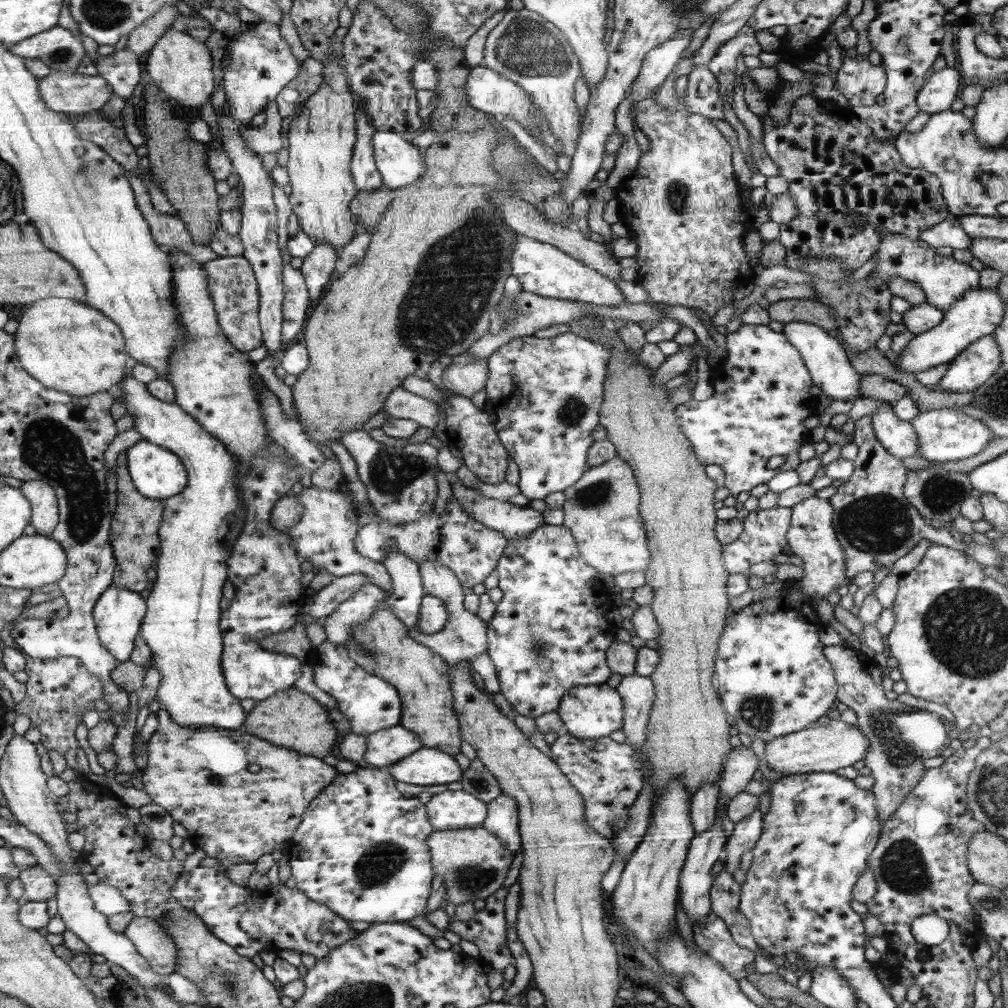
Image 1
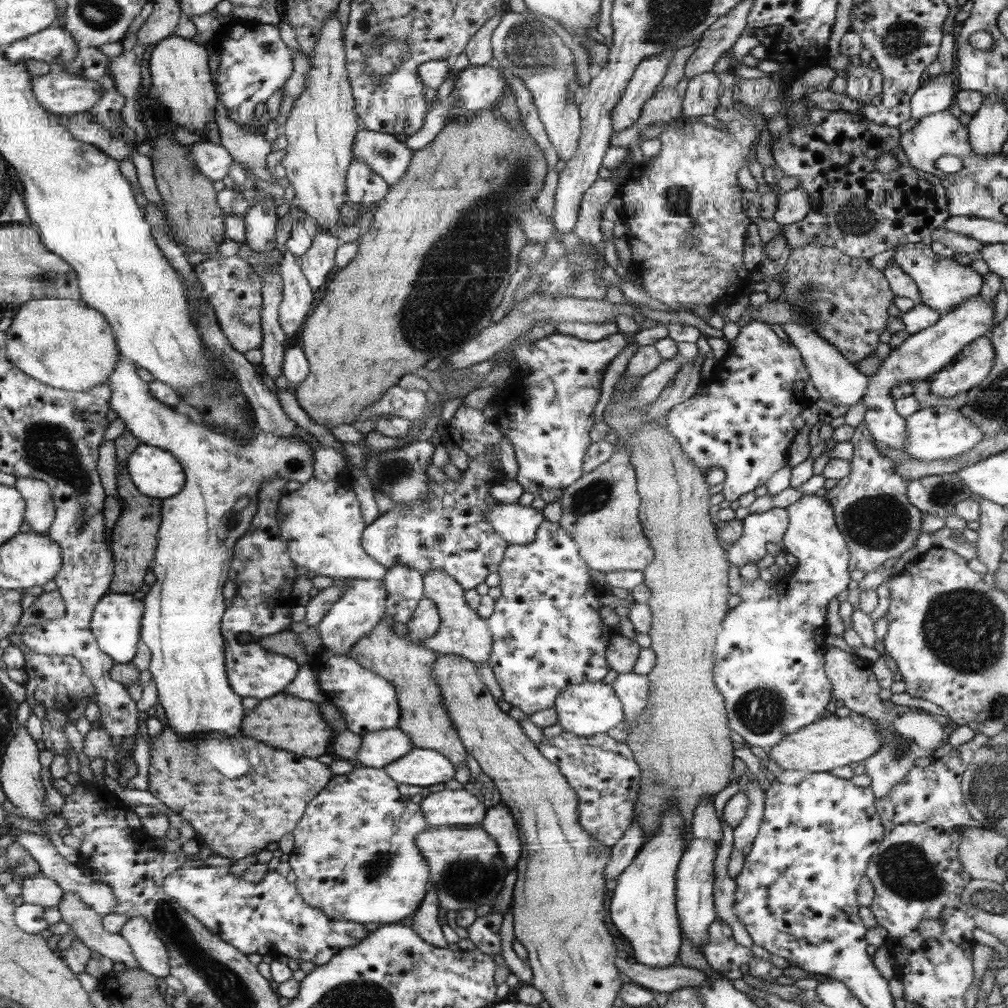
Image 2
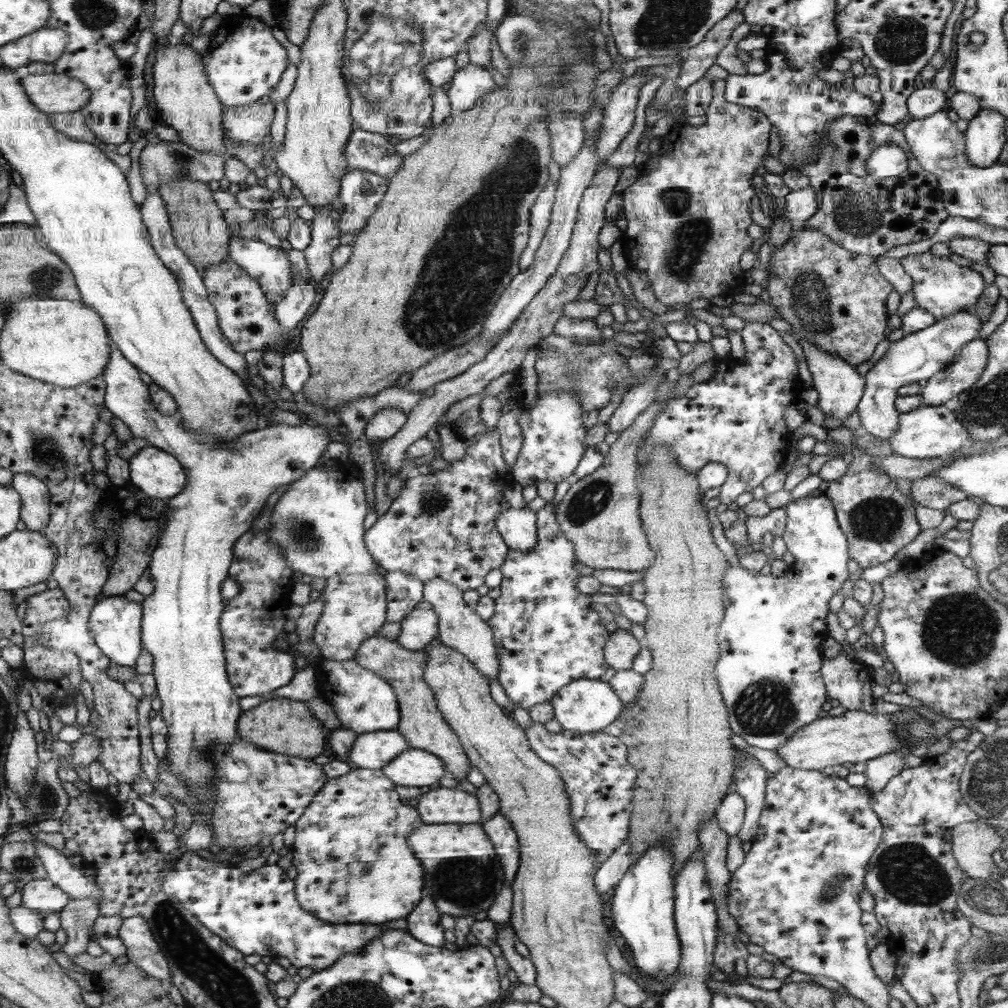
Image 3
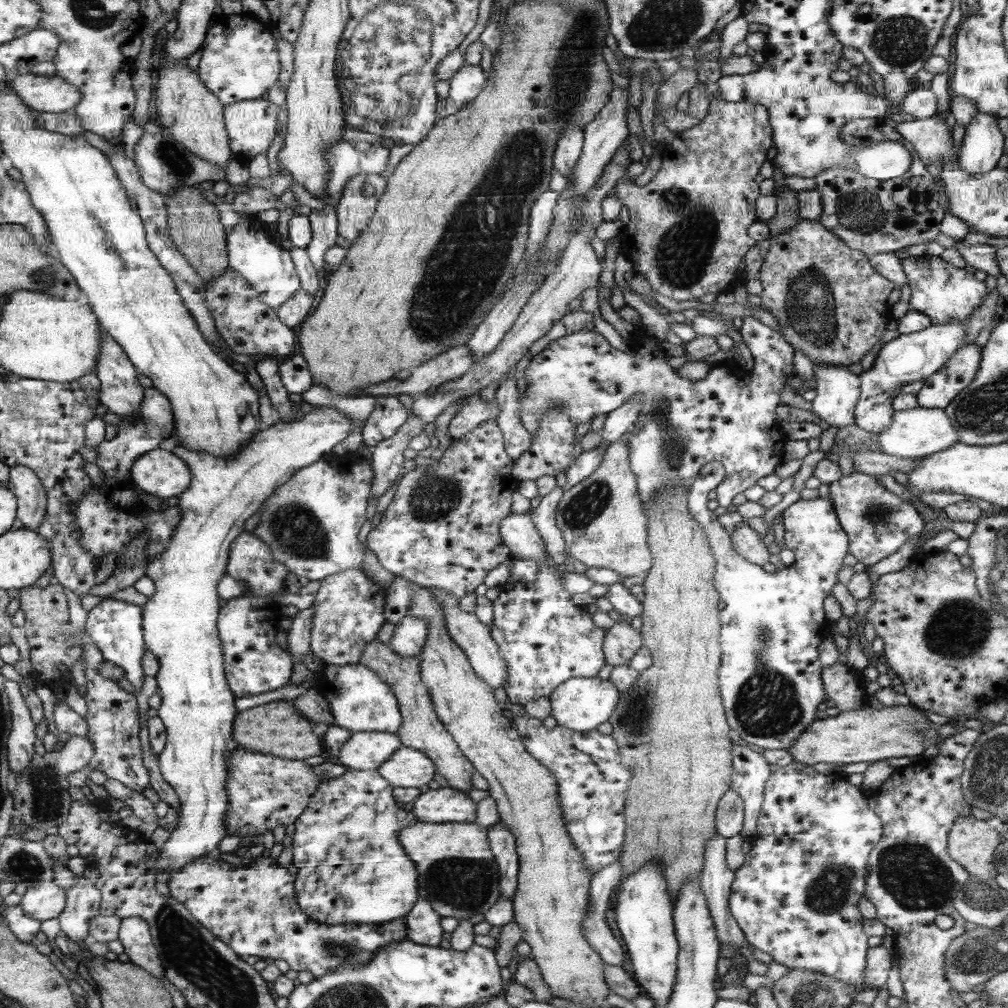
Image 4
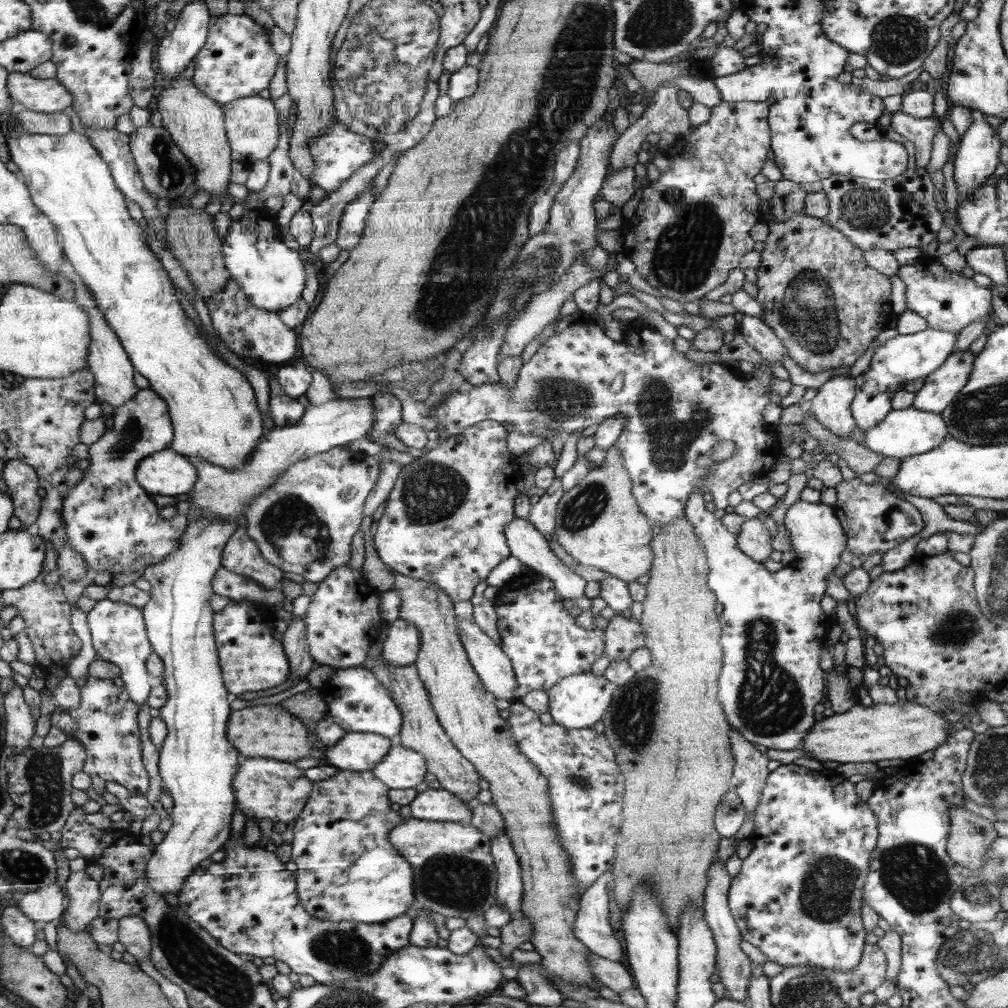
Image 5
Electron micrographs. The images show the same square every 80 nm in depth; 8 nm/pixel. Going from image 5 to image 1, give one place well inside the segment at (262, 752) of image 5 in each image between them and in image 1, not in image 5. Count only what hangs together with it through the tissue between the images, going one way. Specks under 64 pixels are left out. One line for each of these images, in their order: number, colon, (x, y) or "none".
1: (293, 719)
2: (285, 721)
3: (283, 725)
4: (278, 728)

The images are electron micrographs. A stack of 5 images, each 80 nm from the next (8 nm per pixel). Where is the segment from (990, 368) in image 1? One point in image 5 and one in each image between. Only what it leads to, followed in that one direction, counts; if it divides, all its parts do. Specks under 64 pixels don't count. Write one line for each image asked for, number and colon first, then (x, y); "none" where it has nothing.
2: (972, 365)
3: (965, 369)
4: (938, 391)
5: (940, 388)

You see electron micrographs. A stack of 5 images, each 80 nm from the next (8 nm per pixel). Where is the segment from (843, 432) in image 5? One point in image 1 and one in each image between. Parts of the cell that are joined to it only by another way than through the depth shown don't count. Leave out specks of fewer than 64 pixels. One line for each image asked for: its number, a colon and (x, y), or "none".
1: (826, 359)
2: (838, 381)
3: (840, 387)
4: (838, 389)

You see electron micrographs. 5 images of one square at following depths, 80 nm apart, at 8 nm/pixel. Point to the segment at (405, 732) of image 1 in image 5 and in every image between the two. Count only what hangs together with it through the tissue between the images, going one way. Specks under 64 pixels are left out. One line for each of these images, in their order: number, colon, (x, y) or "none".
2: (382, 747)
3: (373, 750)
4: (362, 751)
5: (359, 752)

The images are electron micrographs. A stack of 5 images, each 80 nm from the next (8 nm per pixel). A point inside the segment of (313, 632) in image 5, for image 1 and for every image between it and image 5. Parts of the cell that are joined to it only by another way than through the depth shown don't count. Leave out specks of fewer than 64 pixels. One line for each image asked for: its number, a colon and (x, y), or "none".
1: (359, 607)
2: (355, 614)
3: (355, 606)
4: (349, 608)

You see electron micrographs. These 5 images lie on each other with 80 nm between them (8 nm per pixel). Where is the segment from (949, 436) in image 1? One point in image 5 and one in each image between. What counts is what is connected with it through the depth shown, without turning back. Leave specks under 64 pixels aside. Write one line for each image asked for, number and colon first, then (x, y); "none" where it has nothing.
2: (938, 433)
3: (929, 431)
4: (919, 432)
5: (903, 433)

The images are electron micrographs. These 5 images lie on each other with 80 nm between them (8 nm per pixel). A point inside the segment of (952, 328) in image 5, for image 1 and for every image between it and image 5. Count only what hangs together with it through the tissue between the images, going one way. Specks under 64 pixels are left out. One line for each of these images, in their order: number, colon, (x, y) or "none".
1: (943, 279)
2: (943, 283)
3: (942, 287)
4: (944, 292)

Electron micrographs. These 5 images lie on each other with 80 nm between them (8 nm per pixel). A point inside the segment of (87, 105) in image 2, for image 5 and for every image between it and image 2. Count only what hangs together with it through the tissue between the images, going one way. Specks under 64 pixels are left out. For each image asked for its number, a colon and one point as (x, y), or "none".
3: (54, 93)
4: (53, 94)
5: (39, 95)

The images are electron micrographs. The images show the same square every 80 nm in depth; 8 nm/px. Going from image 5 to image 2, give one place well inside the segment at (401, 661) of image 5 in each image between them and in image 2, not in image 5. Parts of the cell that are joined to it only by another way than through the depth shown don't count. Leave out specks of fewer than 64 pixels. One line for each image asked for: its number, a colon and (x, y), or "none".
2: (426, 621)
3: (418, 629)
4: (409, 637)

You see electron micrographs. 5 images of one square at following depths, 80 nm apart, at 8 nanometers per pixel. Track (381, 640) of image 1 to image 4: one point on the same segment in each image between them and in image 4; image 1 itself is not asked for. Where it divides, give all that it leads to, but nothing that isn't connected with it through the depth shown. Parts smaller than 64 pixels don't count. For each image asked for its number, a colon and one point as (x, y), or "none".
2: (424, 716)
3: (422, 723)
4: (422, 728)

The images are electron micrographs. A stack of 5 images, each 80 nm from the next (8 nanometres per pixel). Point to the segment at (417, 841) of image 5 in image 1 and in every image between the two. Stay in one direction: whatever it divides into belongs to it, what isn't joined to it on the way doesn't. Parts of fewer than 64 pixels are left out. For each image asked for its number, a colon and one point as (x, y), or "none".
1: (474, 862)
2: (467, 868)
3: (463, 874)
4: (458, 874)

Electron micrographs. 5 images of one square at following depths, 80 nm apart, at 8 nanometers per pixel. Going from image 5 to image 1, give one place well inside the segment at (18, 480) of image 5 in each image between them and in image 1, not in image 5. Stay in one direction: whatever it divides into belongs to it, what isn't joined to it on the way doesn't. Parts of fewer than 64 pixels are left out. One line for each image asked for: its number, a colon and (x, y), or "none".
1: (46, 510)
2: (40, 511)
3: (36, 514)
4: (32, 499)

